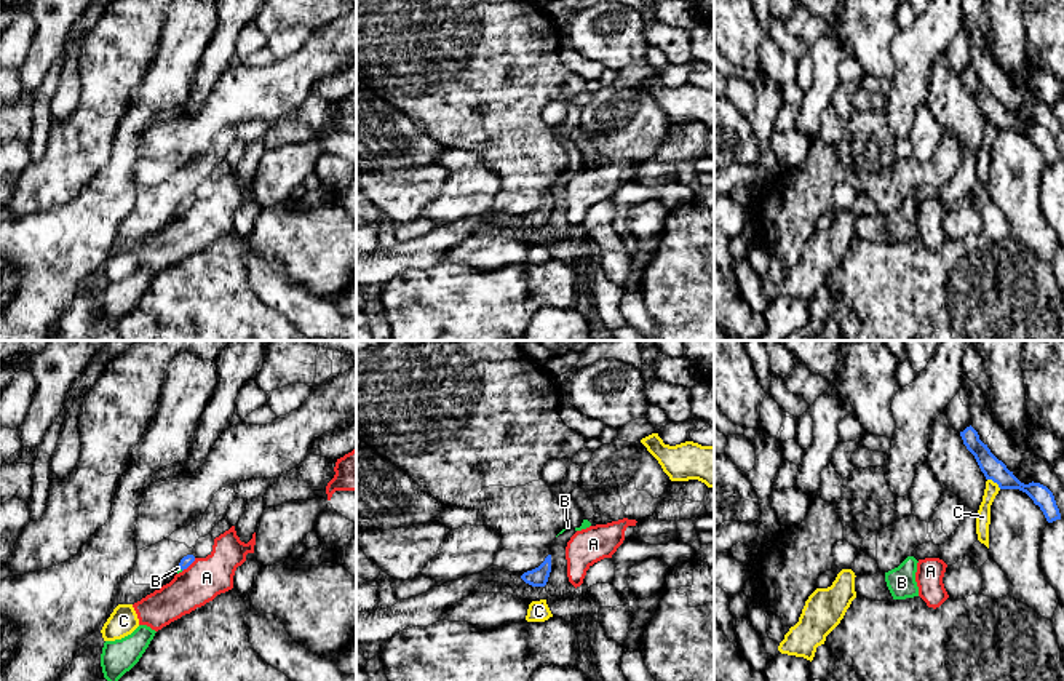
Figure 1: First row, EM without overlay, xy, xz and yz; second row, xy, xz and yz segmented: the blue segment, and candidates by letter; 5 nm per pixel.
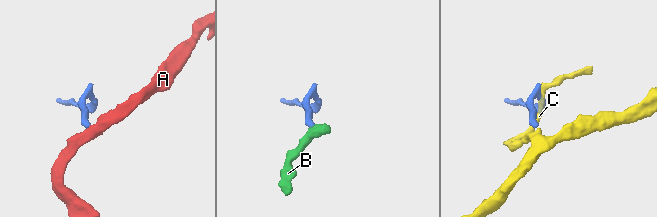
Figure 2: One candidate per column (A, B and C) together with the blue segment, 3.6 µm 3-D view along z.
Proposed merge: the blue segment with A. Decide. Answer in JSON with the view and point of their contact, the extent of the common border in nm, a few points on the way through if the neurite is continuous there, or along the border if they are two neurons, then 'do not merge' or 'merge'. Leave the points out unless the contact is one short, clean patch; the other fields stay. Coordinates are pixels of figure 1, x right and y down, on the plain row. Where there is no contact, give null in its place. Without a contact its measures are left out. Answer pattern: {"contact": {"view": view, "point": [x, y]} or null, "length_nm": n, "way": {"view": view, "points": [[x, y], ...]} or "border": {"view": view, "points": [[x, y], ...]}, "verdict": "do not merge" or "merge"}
{"contact": {"view": "xy", "point": [189, 207]}, "length_nm": 100, "border": {"view": "xy", "points": [[195, 200], [182, 213]]}, "verdict": "do not merge"}

